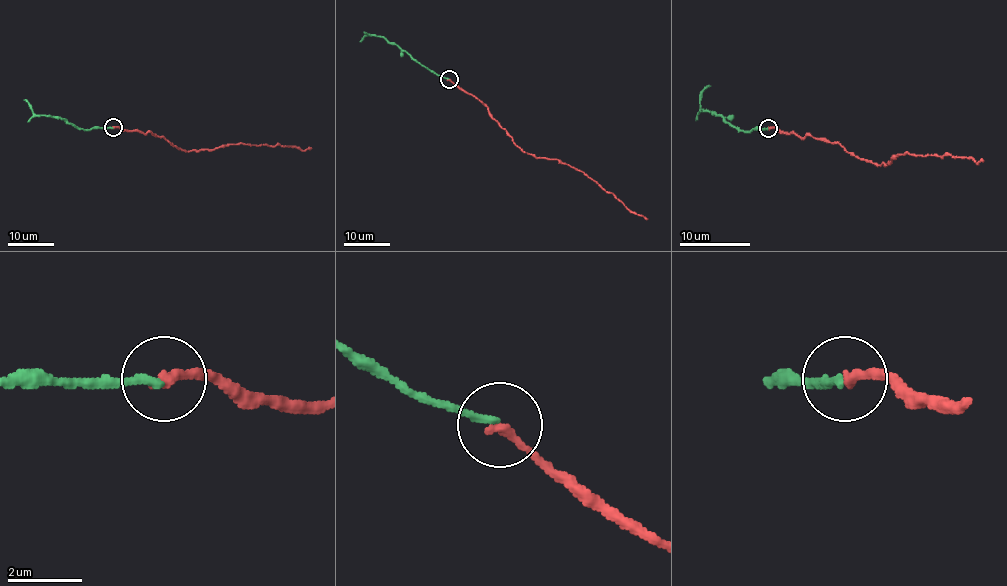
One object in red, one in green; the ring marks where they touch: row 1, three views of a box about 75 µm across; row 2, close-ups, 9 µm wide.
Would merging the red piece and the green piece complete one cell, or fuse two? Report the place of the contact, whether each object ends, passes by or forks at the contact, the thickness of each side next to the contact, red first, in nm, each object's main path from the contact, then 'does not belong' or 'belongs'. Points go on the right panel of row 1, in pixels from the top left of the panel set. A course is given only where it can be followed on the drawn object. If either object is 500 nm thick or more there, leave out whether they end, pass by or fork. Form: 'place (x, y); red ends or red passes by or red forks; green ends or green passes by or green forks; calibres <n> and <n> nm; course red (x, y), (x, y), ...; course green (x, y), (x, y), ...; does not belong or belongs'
place (768, 128); red ends; green ends; calibres 240 and 200 nm; course red (768, 128), (836, 142), (847, 152), (879, 165), (907, 152), (965, 156), (976, 163), (983, 160); course green (768, 128), (739, 131), (720, 115), (702, 110), (700, 94), (711, 85); belongs

